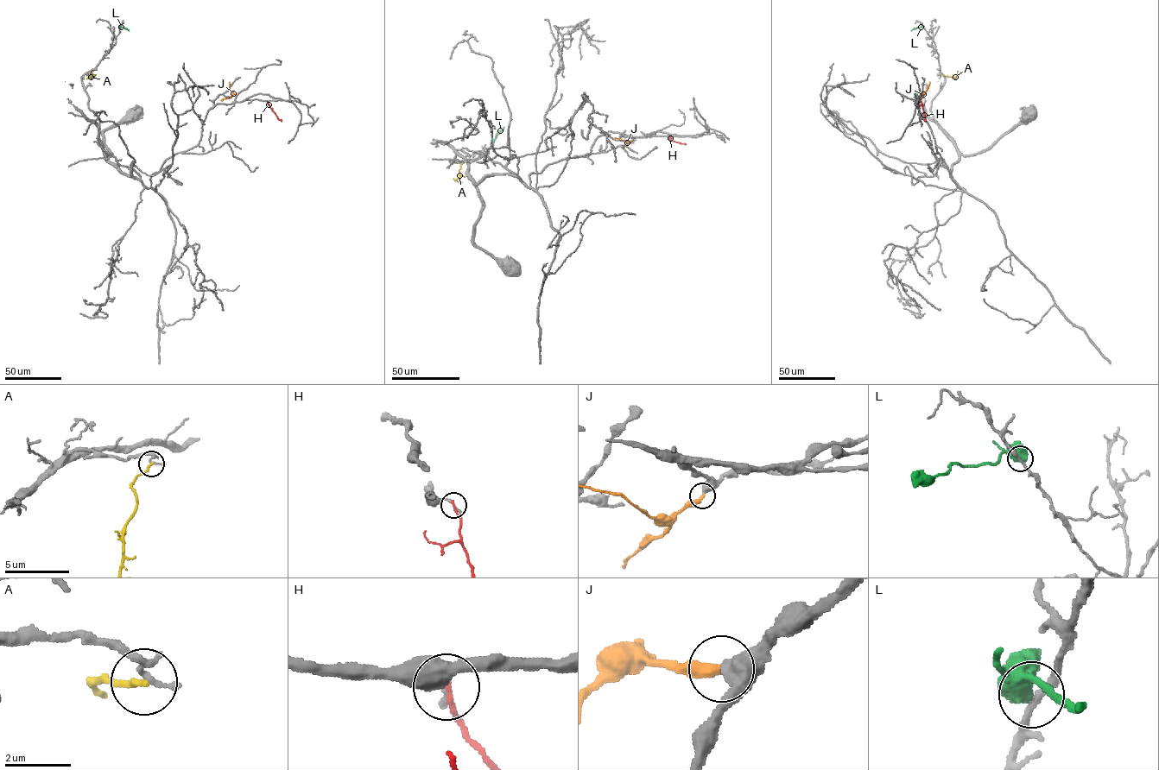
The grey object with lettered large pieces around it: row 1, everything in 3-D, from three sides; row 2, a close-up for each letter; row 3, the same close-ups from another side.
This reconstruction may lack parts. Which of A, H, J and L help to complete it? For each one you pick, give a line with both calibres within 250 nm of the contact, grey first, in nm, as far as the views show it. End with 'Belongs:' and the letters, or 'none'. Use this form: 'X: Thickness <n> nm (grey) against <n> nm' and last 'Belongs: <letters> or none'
J: Thickness 500 nm (grey) against 360 nm
Belongs: J

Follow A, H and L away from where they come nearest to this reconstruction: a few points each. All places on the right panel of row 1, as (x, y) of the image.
A: (941, 75), (953, 78), (958, 71)
H: (921, 101), (925, 121)
L: (923, 27), (910, 29)

